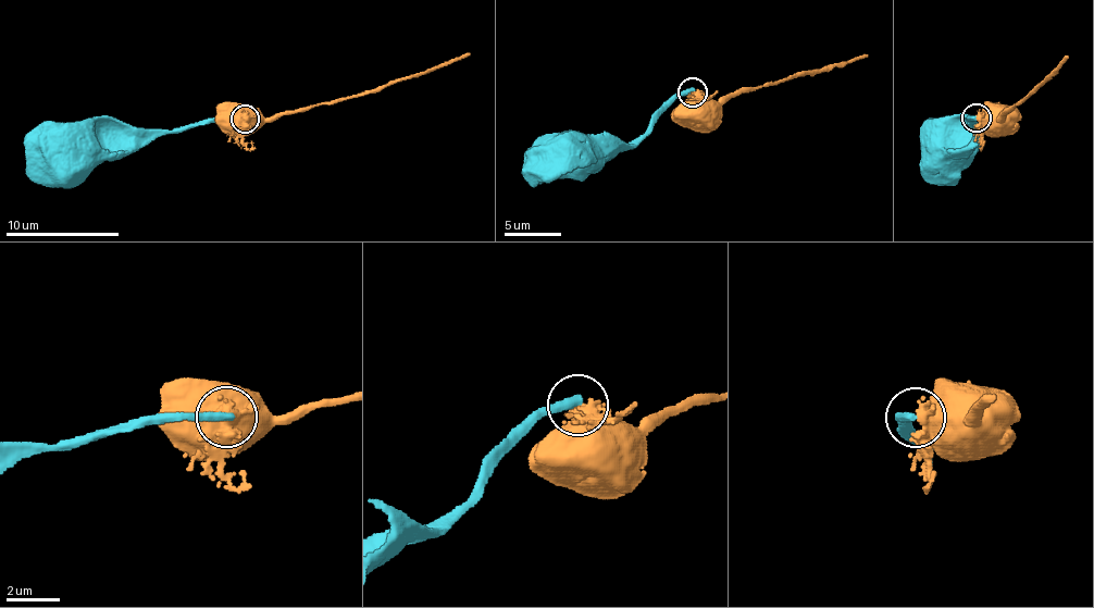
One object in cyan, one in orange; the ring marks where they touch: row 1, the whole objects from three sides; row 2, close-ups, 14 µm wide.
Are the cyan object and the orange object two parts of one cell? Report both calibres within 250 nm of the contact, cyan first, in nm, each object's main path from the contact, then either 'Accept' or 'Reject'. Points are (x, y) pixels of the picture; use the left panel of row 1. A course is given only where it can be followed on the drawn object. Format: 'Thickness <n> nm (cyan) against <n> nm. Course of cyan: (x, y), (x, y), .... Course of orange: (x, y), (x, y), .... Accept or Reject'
Thickness 340 nm (cyan) against 480 nm. Course of cyan: (246, 118), (224, 118), (168, 132), (88, 133), (83, 140). Course of orange: (246, 118), (273, 121), (322, 103), (380, 91), (470, 54). Reject

